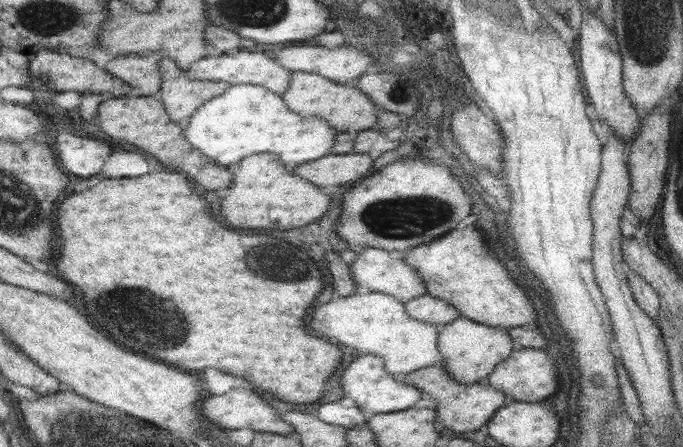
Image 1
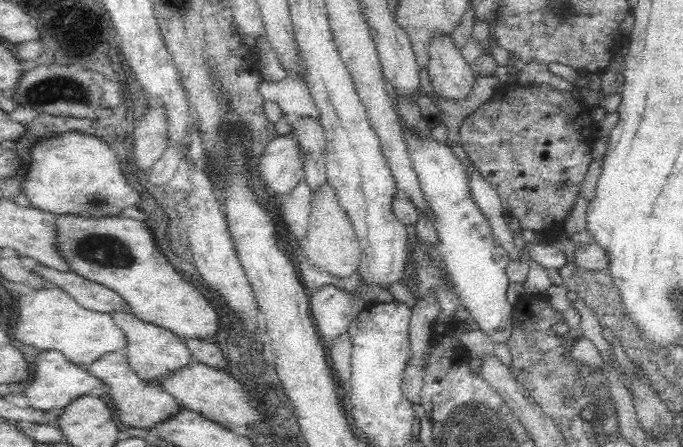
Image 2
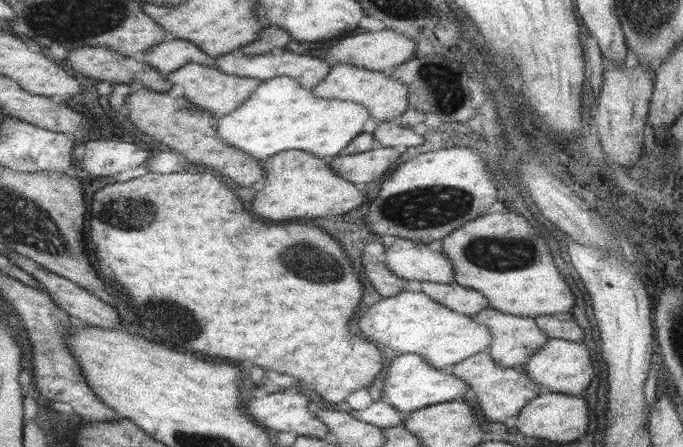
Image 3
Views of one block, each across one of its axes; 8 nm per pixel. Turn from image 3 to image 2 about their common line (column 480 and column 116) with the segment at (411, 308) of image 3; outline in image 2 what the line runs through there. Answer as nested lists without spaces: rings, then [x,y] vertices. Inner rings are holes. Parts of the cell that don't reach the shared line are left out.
[[[50,284],[42,290],[28,292],[34,294],[20,294],[20,298],[16,300],[18,318],[12,323],[12,334],[20,342],[41,351],[60,352],[68,360],[81,366],[88,366],[110,352],[120,353],[126,350],[128,341],[111,314],[86,309],[66,292]]]

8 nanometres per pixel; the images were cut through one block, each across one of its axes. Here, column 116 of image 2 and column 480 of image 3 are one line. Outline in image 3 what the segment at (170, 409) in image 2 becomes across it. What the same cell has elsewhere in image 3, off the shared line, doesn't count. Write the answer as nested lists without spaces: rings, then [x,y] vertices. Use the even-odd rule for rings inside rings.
[[[488,352],[469,356],[462,362],[453,364],[448,371],[470,385],[472,392],[476,394],[477,408],[481,409],[482,416],[488,422],[504,423],[507,418],[518,417],[520,409],[544,391],[539,384],[530,380],[524,366],[512,368],[500,366]]]

